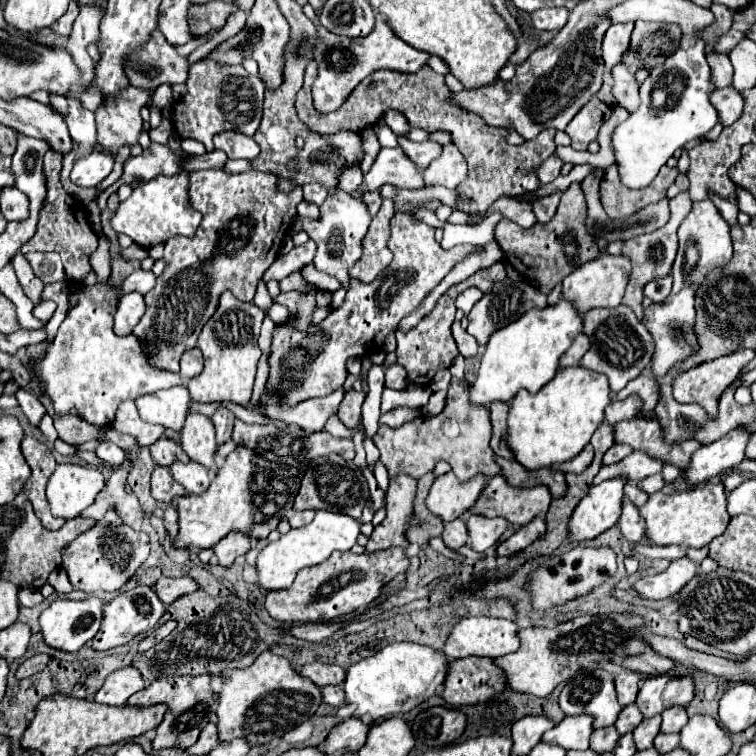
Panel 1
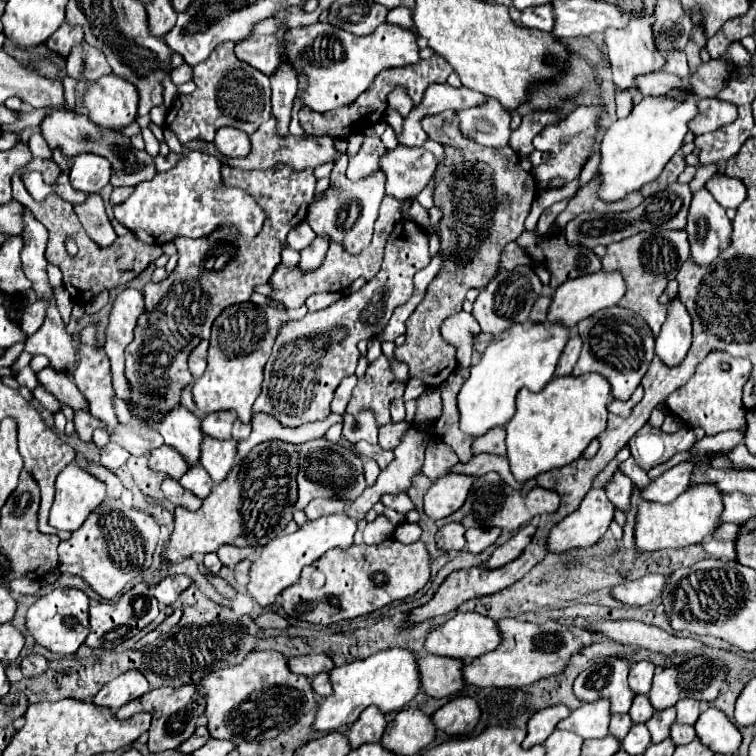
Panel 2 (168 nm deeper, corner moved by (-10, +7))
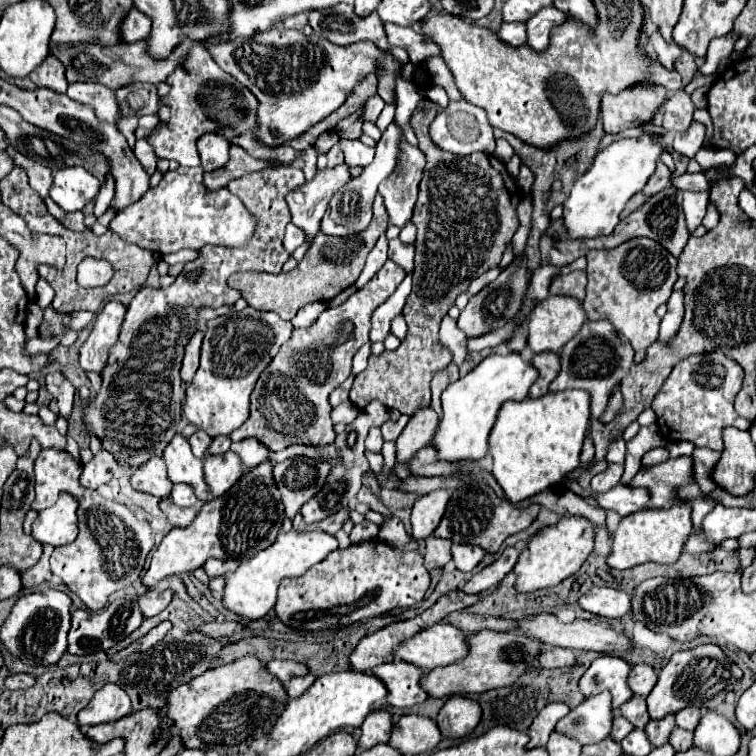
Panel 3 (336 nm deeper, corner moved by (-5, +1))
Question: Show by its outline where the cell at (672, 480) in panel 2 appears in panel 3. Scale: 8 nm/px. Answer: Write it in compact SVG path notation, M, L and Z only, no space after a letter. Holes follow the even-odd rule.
M617 485L611 491L601 495L593 493L593 497L601 509L613 509L623 517L643 509L651 499L651 495L643 491L643 487L625 487L625 485Z

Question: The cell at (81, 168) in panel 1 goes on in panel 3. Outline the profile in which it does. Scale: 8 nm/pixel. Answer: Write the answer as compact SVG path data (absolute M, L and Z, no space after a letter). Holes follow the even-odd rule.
M63 167L55 173L51 199L63 211L79 211L99 193L99 179L85 167Z

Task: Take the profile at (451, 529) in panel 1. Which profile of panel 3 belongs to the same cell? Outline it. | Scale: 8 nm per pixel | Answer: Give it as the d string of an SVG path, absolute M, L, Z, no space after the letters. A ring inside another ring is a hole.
M429 535L425 539L427 547L425 547L425 567L431 569L441 569L451 561L451 541L449 539L439 539Z

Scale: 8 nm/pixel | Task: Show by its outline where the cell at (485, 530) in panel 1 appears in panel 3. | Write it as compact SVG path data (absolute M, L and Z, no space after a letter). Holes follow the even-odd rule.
M453 545L451 553L455 567L459 571L471 571L485 557L483 547L475 547L475 545Z

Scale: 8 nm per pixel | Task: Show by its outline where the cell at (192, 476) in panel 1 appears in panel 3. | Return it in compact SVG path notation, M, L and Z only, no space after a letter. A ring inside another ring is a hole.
M185 483L173 485L171 499L179 507L195 507L195 509L199 509L203 505L203 503L199 503L199 499L195 499L195 491L191 491L191 487L187 487Z

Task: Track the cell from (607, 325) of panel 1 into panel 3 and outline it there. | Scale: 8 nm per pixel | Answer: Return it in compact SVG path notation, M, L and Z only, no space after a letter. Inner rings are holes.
M607 319L587 321L581 327L581 331L561 349L561 371L551 383L549 391L565 391L565 389L589 391L591 393L591 417L597 419L605 411L613 391L619 387L623 377L627 377L631 367L635 365L633 355L635 351L631 343L627 343L627 339L623 339L623 335L619 335L615 327L607 323Z

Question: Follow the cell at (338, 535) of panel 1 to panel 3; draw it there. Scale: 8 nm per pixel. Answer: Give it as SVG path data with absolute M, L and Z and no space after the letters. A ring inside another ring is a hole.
M325 531L281 533L271 547L259 551L253 559L243 561L233 573L225 575L225 581L227 581L225 597L223 597L225 607L247 619L261 619L275 605L277 587L281 579L303 575L311 565L317 565L319 561L323 561L337 547L339 547L337 539Z

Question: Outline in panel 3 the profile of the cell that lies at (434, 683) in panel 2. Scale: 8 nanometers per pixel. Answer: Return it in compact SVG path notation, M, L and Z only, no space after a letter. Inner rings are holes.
M403 661L383 663L373 669L373 675L377 675L387 685L387 703L393 707L413 707L429 699L427 691L419 687L423 673L425 671L421 667Z

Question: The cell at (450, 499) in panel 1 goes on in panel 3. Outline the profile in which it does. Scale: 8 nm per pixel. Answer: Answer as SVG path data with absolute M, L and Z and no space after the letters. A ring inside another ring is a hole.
M437 489L427 495L421 495L411 513L411 527L413 527L413 537L417 541L423 541L429 537L435 527L439 525L439 519L443 517L443 511L447 509L451 493L447 489Z

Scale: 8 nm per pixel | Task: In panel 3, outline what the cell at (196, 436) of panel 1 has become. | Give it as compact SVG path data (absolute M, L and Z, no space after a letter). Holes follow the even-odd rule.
M227 451L223 455L207 455L203 459L203 471L211 493L219 497L237 483L243 473L243 463L233 451Z

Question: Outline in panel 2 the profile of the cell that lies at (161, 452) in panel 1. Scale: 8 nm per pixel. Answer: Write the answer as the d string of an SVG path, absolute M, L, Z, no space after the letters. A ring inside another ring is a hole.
M162 445L150 453L148 467L152 471L164 473L172 479L180 479L188 471L188 465L184 465L184 461L180 461L180 455L176 453L176 449L168 449L168 445Z

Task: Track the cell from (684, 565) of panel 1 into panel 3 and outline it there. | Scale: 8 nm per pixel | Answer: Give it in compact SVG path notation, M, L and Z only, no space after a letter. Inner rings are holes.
M593 587L579 599L579 605L607 619L623 617L631 611L631 593L613 587Z

